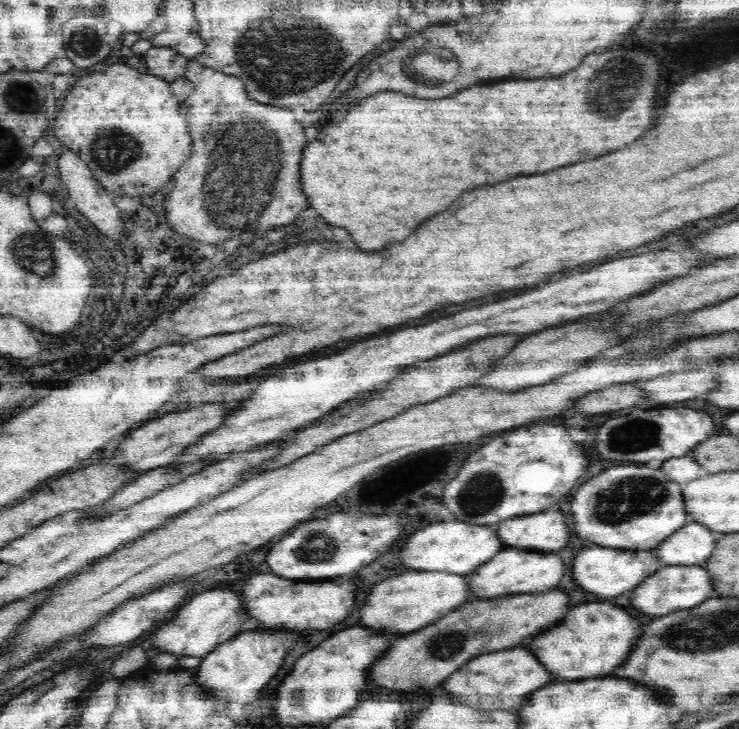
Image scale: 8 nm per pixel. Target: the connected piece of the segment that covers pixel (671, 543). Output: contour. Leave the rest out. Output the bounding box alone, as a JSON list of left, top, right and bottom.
[656,522,716,566]

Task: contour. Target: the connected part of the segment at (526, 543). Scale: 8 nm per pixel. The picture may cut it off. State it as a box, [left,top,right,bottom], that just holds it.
[496,506,573,553]

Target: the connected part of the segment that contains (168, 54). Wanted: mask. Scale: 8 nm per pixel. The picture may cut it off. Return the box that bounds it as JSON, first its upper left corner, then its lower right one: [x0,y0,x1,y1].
[142,46,187,82]

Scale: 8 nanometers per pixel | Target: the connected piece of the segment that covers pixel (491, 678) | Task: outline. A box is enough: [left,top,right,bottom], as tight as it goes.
[444,648,554,712]

